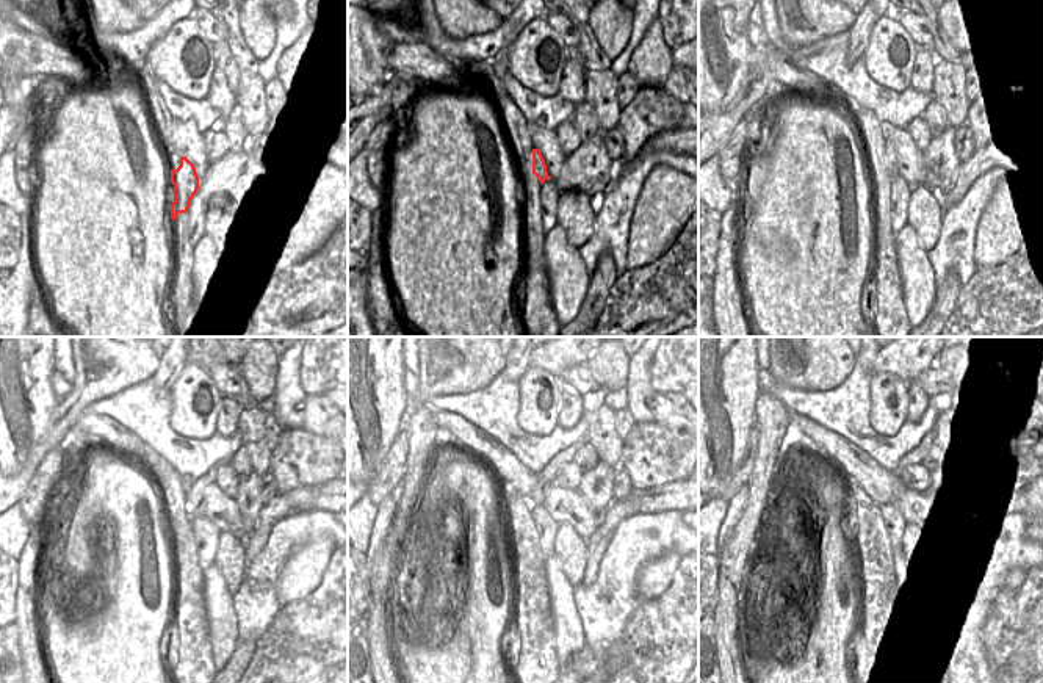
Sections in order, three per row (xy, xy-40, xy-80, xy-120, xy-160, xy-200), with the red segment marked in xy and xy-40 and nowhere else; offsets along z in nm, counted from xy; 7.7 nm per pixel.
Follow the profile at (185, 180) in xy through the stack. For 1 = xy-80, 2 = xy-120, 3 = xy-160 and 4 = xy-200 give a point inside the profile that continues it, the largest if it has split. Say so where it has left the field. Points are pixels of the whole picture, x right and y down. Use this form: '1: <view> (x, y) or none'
1: xy-80 (890, 155)
2: xy-120 (196, 486)
3: xy-160 (567, 455)
4: xy-200 (934, 436)

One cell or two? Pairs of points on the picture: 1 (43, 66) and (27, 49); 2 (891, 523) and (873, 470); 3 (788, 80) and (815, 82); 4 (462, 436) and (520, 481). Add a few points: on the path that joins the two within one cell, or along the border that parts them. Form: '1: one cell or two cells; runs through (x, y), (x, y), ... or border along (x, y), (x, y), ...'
1: one cell; runs through (39, 61), (32, 54)
2: two cells; border along (895, 505), (880, 506)
3: one cell; runs through (794, 80), (808, 82)
4: one cell; runs through (476, 440), (506, 467)

